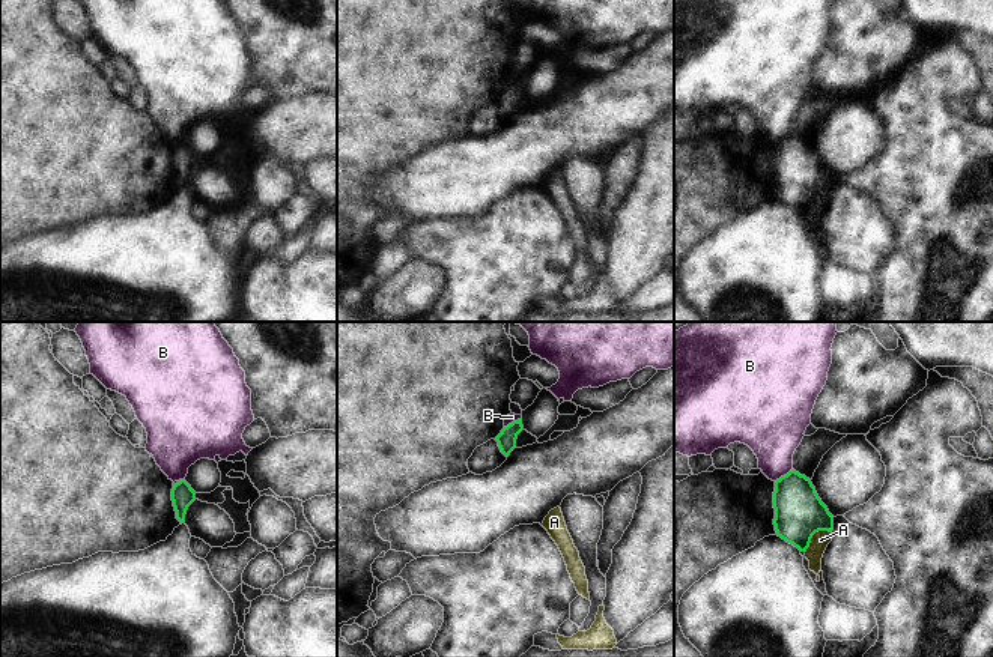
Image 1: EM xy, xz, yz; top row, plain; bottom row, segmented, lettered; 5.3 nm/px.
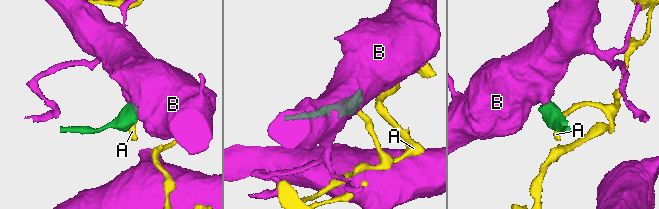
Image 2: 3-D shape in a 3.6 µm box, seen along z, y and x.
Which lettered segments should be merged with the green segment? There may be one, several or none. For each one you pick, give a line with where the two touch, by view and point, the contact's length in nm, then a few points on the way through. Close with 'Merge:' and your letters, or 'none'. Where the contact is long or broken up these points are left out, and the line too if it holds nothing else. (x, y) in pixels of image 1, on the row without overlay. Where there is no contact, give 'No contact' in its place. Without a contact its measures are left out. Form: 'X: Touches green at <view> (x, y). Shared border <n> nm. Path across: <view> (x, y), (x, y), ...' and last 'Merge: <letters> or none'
Merge: none.

